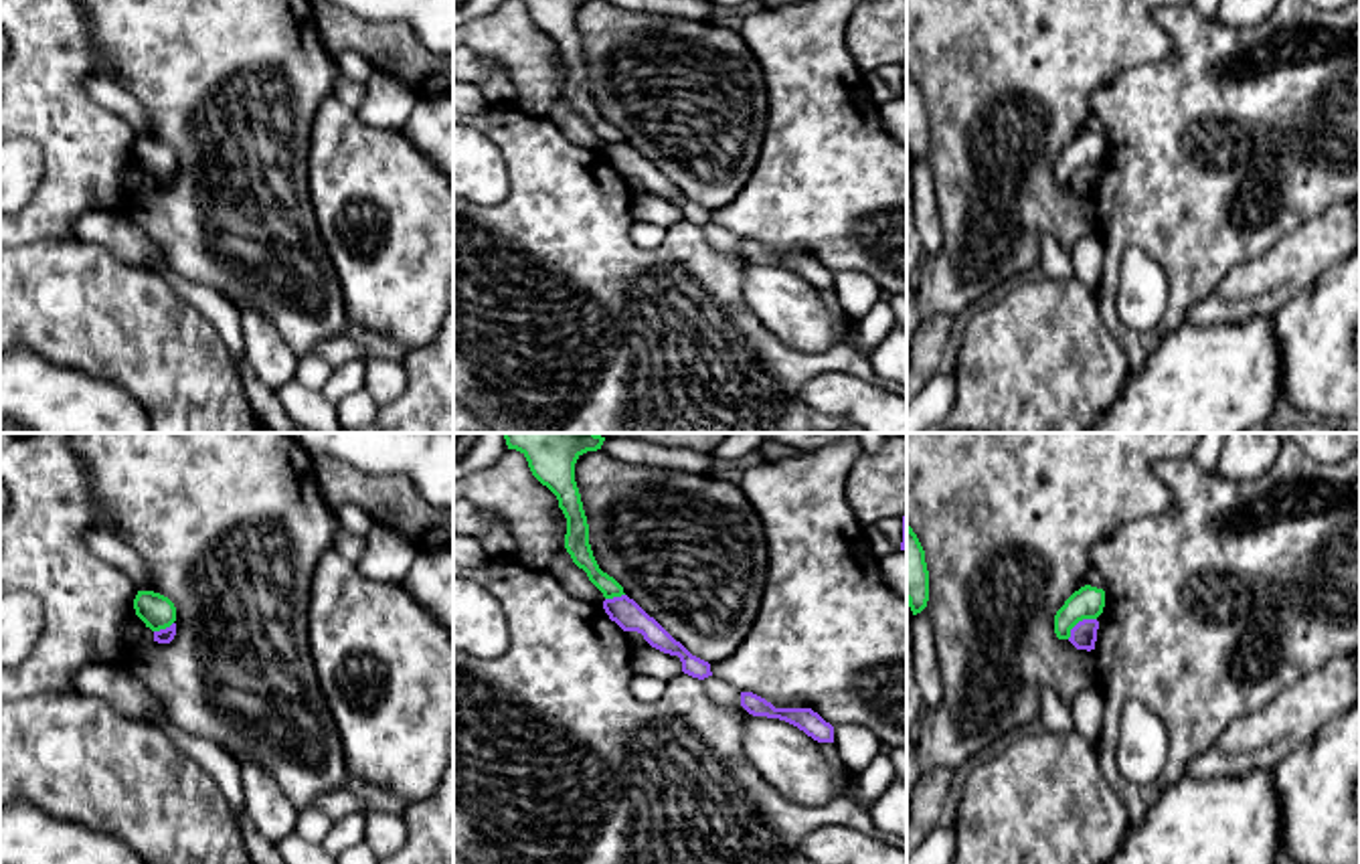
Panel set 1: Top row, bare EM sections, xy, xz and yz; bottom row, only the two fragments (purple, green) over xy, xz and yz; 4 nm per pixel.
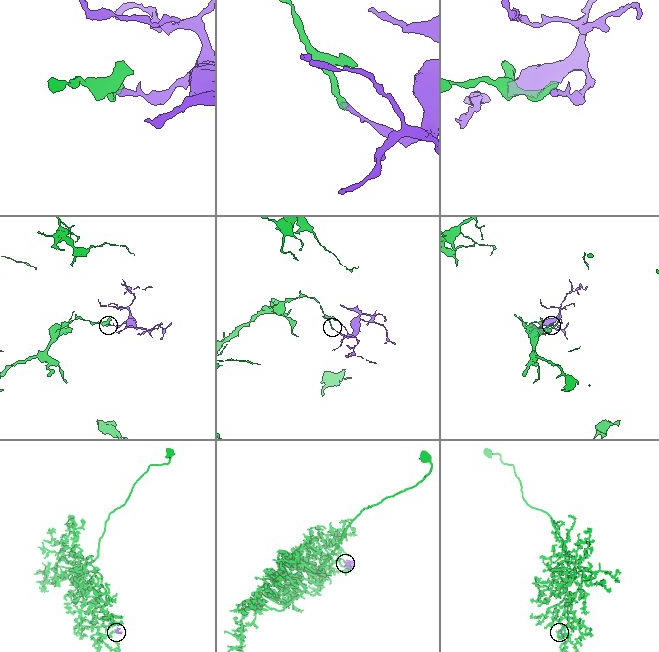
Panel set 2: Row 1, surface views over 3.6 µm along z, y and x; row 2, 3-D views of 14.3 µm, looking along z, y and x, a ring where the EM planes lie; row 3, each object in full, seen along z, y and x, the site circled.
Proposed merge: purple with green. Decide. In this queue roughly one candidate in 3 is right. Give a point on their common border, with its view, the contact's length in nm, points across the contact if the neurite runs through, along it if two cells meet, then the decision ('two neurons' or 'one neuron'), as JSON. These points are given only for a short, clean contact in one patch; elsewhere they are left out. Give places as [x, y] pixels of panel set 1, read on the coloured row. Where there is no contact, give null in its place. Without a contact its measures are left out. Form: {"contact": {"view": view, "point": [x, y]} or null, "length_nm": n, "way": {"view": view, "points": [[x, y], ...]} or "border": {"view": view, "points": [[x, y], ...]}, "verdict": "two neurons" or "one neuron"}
{"contact": {"view": "yz", "point": [1079, 622]}, "length_nm": 150, "border": {"view": "yz", "points": [[1095, 618], [1083, 618], [1067, 638]]}, "verdict": "two neurons"}

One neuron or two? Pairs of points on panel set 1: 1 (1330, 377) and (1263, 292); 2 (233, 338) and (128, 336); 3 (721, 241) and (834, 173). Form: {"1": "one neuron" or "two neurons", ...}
{"1": "two neurons", "2": "two neurons", "3": "two neurons"}

